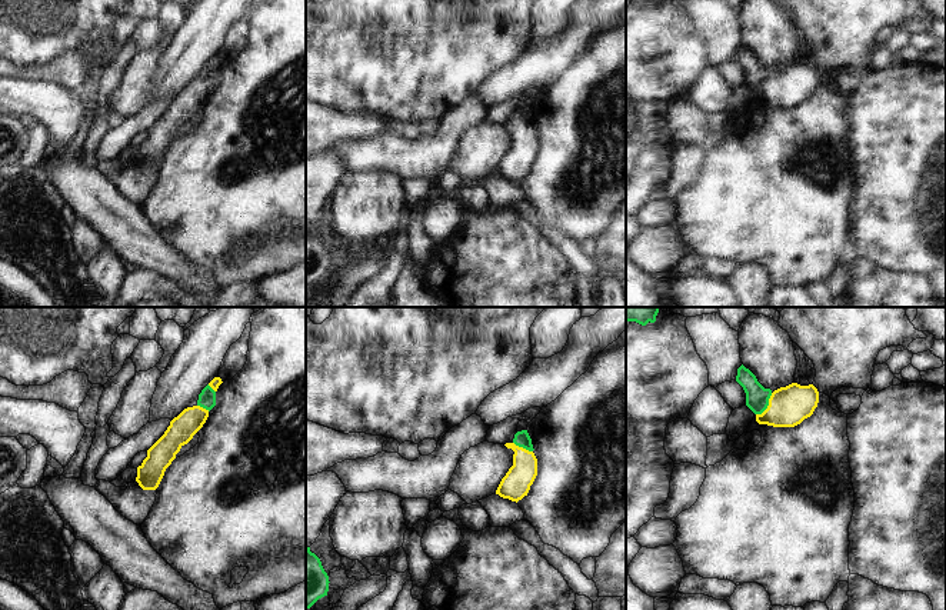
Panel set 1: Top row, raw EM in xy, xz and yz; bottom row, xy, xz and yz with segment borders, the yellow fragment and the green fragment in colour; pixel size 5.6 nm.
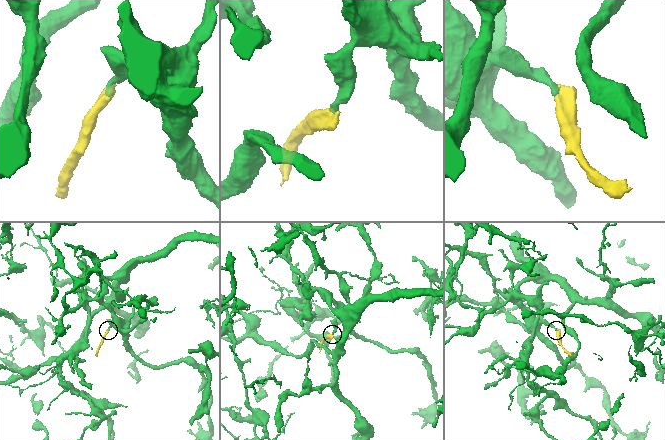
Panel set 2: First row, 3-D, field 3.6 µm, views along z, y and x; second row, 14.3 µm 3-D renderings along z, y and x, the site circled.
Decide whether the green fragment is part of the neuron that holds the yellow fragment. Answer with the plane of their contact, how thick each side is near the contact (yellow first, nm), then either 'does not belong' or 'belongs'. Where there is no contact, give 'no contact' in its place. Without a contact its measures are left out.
contact in yz; calibres 220 and 130 nm; belongs

